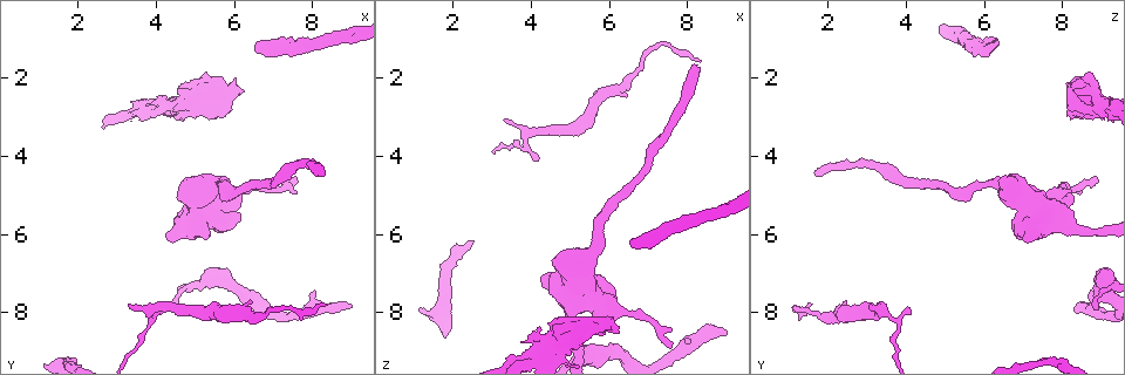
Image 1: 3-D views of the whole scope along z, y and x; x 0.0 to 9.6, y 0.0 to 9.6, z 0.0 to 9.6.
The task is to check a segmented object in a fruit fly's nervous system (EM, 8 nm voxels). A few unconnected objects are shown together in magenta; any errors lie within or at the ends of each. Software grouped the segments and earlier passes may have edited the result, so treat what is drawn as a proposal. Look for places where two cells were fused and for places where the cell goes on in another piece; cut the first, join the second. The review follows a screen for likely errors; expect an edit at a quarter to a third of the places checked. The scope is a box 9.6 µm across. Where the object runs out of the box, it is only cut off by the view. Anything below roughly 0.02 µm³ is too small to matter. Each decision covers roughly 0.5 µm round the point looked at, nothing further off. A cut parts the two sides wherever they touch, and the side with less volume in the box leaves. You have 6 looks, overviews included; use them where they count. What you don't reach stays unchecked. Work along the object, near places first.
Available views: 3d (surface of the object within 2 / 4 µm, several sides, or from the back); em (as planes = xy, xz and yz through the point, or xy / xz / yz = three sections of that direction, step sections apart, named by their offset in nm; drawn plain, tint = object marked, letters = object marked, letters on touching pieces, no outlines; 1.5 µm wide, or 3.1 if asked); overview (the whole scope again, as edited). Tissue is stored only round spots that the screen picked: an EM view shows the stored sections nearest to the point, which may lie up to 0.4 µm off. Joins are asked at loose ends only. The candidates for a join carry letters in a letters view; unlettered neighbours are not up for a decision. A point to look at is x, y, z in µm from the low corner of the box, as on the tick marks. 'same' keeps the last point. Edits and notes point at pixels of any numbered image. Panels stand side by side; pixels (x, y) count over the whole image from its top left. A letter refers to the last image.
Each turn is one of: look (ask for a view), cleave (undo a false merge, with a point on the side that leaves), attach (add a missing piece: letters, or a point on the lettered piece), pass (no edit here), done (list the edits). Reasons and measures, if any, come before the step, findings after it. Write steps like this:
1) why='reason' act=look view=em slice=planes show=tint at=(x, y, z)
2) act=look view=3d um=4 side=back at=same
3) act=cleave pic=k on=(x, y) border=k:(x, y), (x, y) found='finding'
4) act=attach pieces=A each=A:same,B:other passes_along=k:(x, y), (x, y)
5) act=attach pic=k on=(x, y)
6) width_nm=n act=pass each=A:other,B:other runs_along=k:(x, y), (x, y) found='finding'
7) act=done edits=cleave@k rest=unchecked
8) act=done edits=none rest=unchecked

why='branch stops here' act=look view=em slice=xz step=4 show=tint at=(8.20, 4.30, 1.75)

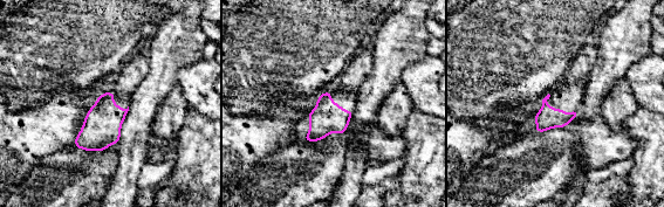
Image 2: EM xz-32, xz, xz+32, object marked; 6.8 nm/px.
act=look view=em slice=planes show=letters at=same

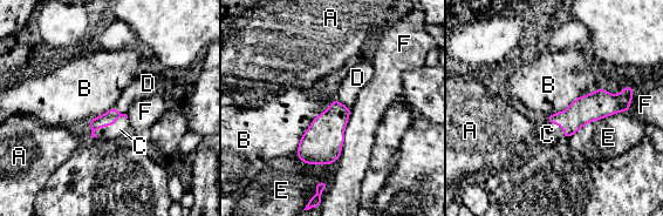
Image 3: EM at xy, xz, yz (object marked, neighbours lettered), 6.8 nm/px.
act=attach pieces=C each=A:other,B:other,C:same,D:other,E:other,F:other passes_along=3:(108, 119), (109, 125), (120, 129) found='the cell continues'

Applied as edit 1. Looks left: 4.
why='free end' act=look view=em slice=planes show=letters at=(8.35, 7.85, 1.55)

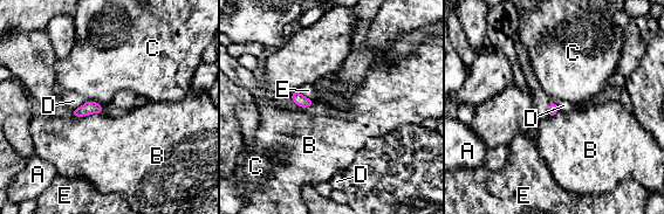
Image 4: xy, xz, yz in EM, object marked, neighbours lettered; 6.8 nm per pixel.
act=pass each=A:other,B:other,C:other,D:other,E:other border=4:(102, 112), (72, 116) found='no lettered piece goes on from it'

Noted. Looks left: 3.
why='an open end' act=look view=3d um=2 at=(9.00, 7.75, 8.65)

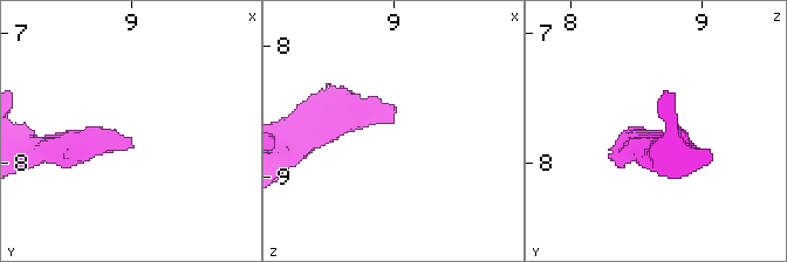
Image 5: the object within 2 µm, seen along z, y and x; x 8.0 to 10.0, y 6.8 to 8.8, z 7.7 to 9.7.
why='need the tissue' act=look view=em slice=planes show=letters at=(9.00, 7.80, 8.56)

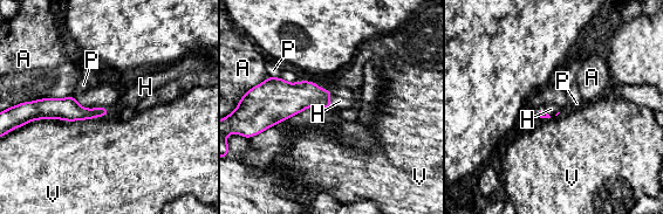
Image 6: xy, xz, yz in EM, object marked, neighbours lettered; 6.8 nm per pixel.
act=attach pieces=H each=A:other,H:same,P:other,V:other found='it goes on there'

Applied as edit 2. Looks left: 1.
act=done edits=attach@3,attach@6 rest=unchecked

